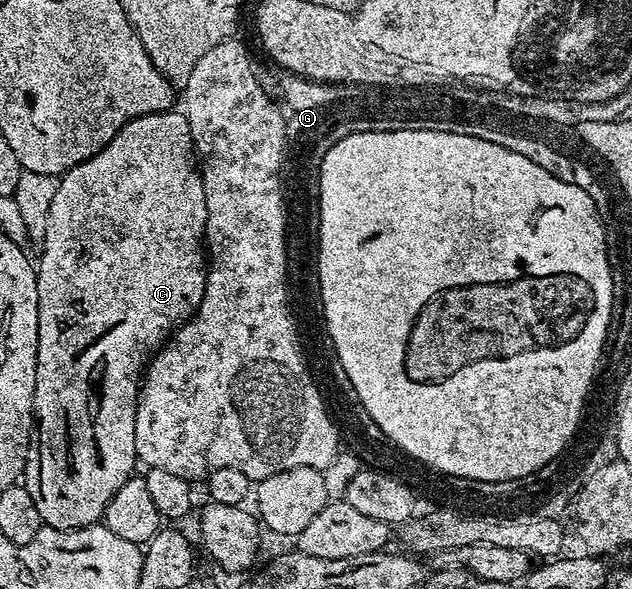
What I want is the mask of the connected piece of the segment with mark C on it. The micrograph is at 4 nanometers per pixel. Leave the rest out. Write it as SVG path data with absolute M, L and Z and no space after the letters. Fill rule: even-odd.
M172 108L162 110L156 114L146 114L140 118L128 118L127 122L113 136L113 140L109 140L109 144L105 144L105 148L101 148L101 152L97 152L89 160L85 160L81 164L77 164L72 170L59 178L59 187L57 193L53 195L53 204L49 204L49 212L45 220L45 236L43 237L43 245L38 251L39 262L37 258L37 304L39 305L39 315L37 316L37 384L35 385L35 395L33 396L33 408L35 409L35 417L33 419L33 456L28 457L27 467L23 469L22 485L26 486L29 496L33 496L33 504L37 504L37 512L41 516L41 520L45 526L53 528L61 528L68 530L69 528L81 528L82 526L96 525L102 519L103 513L107 510L109 500L113 500L113 496L117 496L117 488L121 488L121 484L125 484L136 473L137 459L135 457L135 405L139 399L139 384L141 375L145 369L145 363L154 355L155 351L167 341L169 332L188 322L194 314L197 307L201 304L201 300L205 296L205 284L207 283L207 272L205 269L205 220L207 213L205 212L205 188L203 187L203 177L199 174L197 165L197 155L194 151L195 145L191 139L189 132L189 120L184 116L182 109Z

